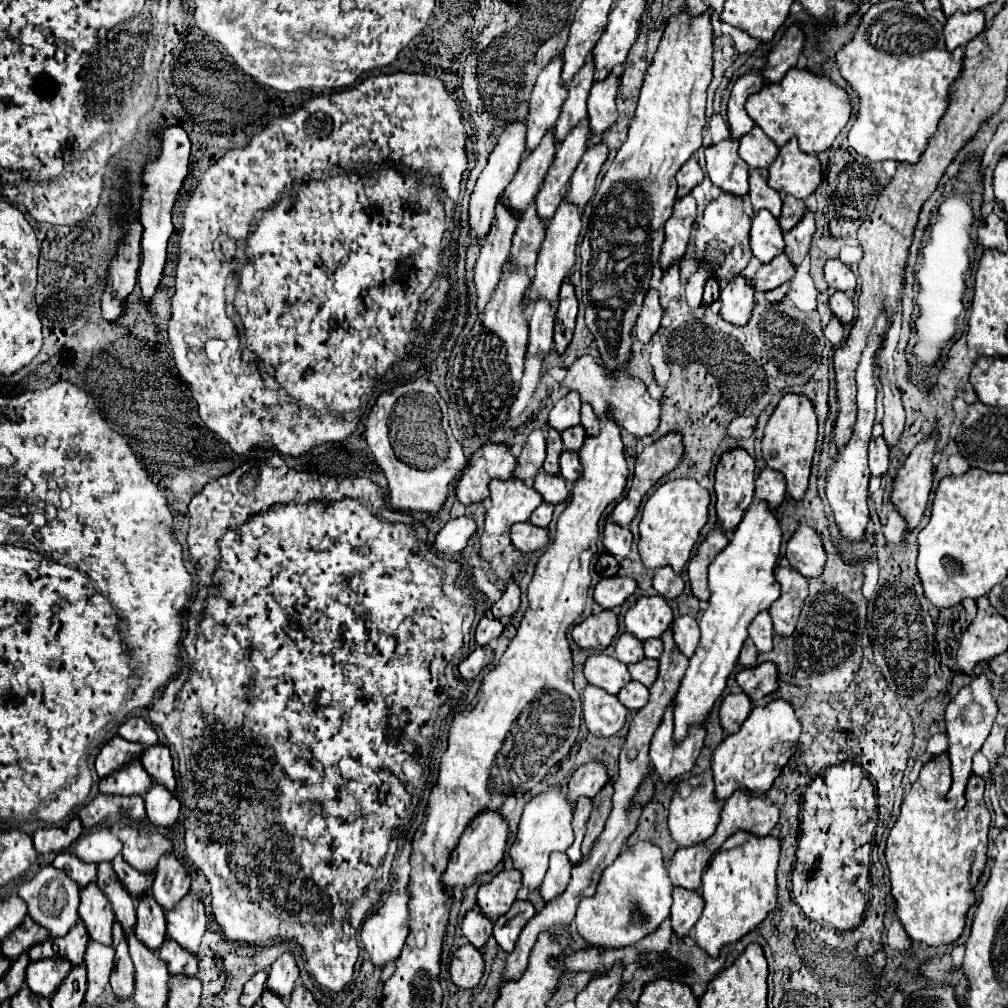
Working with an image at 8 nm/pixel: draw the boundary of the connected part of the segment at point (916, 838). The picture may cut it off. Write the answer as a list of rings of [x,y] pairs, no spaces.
[[[944,752],[924,764],[918,780],[912,784],[910,792],[904,796],[900,816],[886,840],[886,864],[890,870],[892,894],[898,904],[896,914],[914,942],[924,942],[930,946],[952,944],[962,934],[966,912],[974,904],[972,888],[984,870],[986,848],[988,848],[990,812],[982,798],[984,780],[976,774],[968,778],[966,806],[962,810],[948,806],[946,802],[948,790],[950,790],[950,760],[948,760],[948,752]]]

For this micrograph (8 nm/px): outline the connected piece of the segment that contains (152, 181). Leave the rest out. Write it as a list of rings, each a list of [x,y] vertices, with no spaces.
[[[180,126],[160,130],[158,136],[162,140],[162,152],[156,162],[146,164],[144,176],[142,176],[142,180],[146,184],[144,194],[142,194],[142,208],[140,208],[140,222],[144,226],[142,266],[140,266],[140,278],[138,278],[140,286],[142,286],[142,300],[152,298],[152,294],[162,278],[162,270],[164,270],[164,262],[166,262],[166,244],[168,244],[170,234],[174,232],[170,214],[172,214],[176,194],[182,186],[182,180],[188,174],[188,156],[190,156],[190,140]]]

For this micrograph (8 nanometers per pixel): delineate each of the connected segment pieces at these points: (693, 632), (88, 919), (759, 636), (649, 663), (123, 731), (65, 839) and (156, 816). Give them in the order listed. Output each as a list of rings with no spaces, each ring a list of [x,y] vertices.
[[[678,616],[672,624],[674,630],[674,640],[676,646],[680,648],[680,652],[684,656],[692,656],[692,652],[696,652],[698,648],[698,640],[700,640],[700,628],[698,628],[698,620],[692,616]]]
[[[88,884],[80,892],[80,918],[88,930],[88,936],[100,944],[112,944],[114,912],[110,900],[100,892],[98,884]]]
[[[764,610],[764,612],[760,612],[760,614],[752,620],[752,624],[750,624],[748,632],[750,632],[750,638],[752,638],[752,642],[756,644],[758,652],[770,652],[770,650],[772,650],[774,628],[772,628],[770,614],[768,614],[766,610]]]
[[[644,658],[644,660],[640,660],[640,662],[630,664],[628,670],[630,670],[632,680],[638,680],[638,682],[642,682],[644,686],[650,688],[652,682],[656,680],[656,676],[658,676],[658,660],[656,660],[656,658]]]
[[[130,718],[128,722],[124,722],[118,730],[118,734],[128,740],[128,742],[140,742],[146,748],[156,746],[160,740],[156,736],[156,732],[152,730],[152,726],[144,720],[144,718]]]
[[[78,818],[70,820],[64,828],[50,828],[50,830],[38,830],[34,834],[34,848],[38,854],[58,854],[64,852],[70,844],[74,844],[82,834],[82,824]]]
[[[152,784],[144,800],[146,800],[146,816],[150,824],[154,824],[156,828],[172,828],[178,822],[180,802],[172,792],[160,788],[160,784]]]

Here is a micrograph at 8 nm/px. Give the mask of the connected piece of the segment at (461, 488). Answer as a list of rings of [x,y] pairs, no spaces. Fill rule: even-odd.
[[[486,444],[478,448],[464,468],[458,484],[456,496],[462,504],[476,504],[488,498],[488,484],[494,478],[508,480],[514,472],[516,460],[506,444]]]

